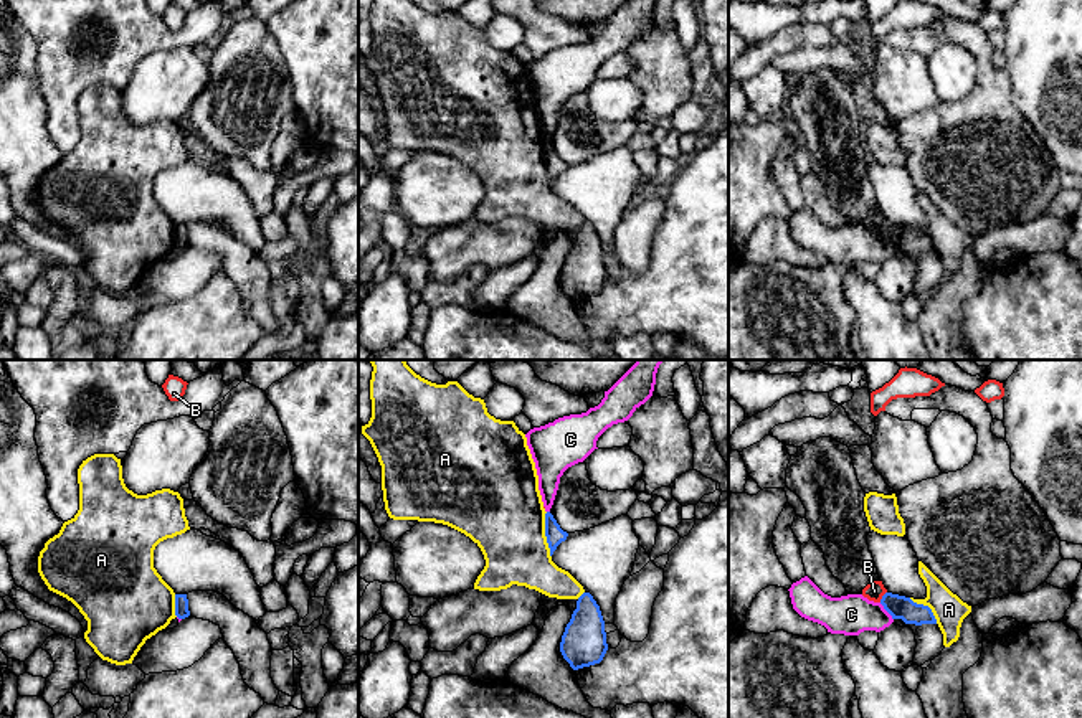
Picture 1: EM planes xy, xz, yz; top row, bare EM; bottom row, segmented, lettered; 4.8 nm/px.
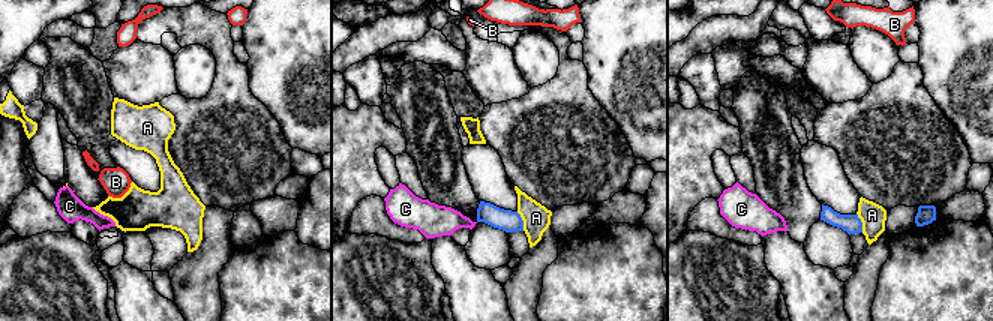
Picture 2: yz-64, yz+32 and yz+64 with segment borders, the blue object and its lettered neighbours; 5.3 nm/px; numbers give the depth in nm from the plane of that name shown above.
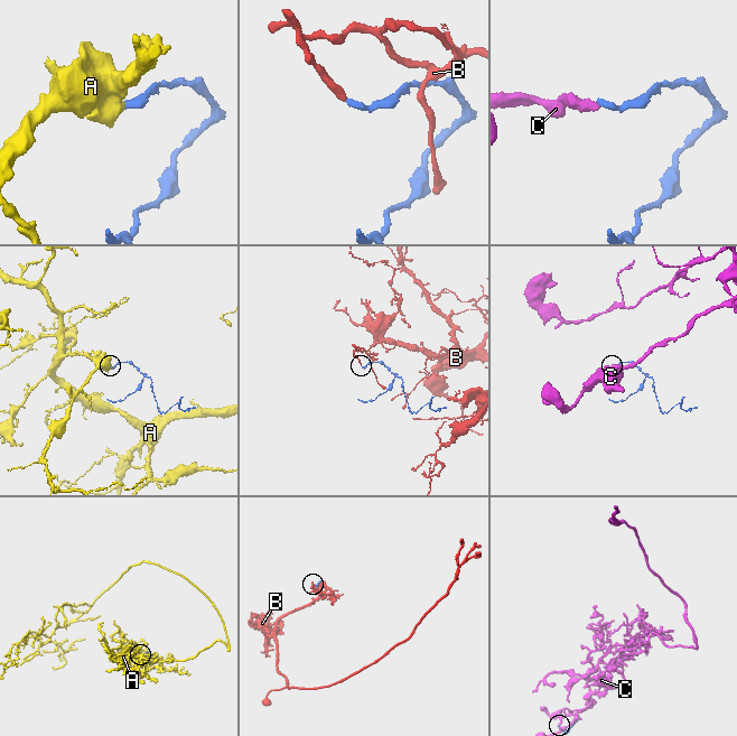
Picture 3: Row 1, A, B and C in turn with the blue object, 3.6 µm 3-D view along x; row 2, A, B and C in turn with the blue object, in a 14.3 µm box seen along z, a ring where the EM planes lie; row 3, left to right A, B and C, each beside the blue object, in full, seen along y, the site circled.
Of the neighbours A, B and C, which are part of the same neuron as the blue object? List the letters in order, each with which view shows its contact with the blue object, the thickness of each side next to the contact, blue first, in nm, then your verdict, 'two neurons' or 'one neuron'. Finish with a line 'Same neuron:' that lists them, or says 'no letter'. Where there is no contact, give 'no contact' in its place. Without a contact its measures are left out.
A: xz | 90/400 nm | two neurons
B: yz | 110/90 nm | two neurons
C: yz | 110/200 nm | two neurons
Same neuron: no letter

